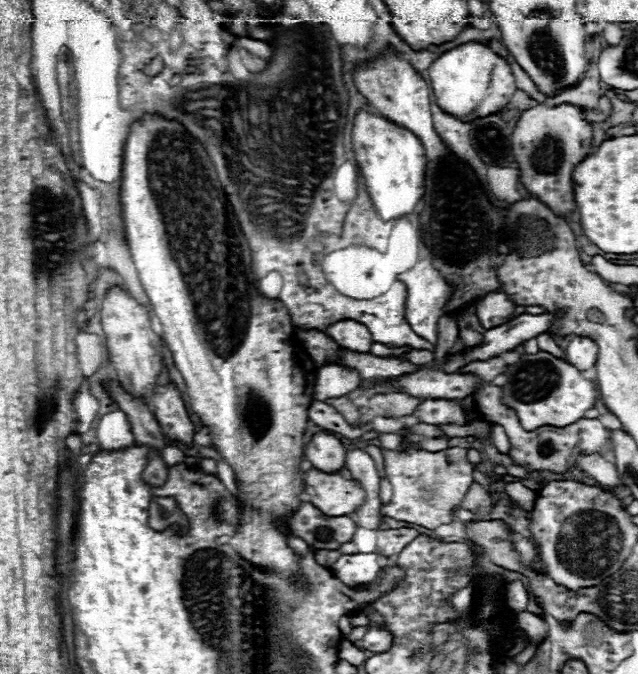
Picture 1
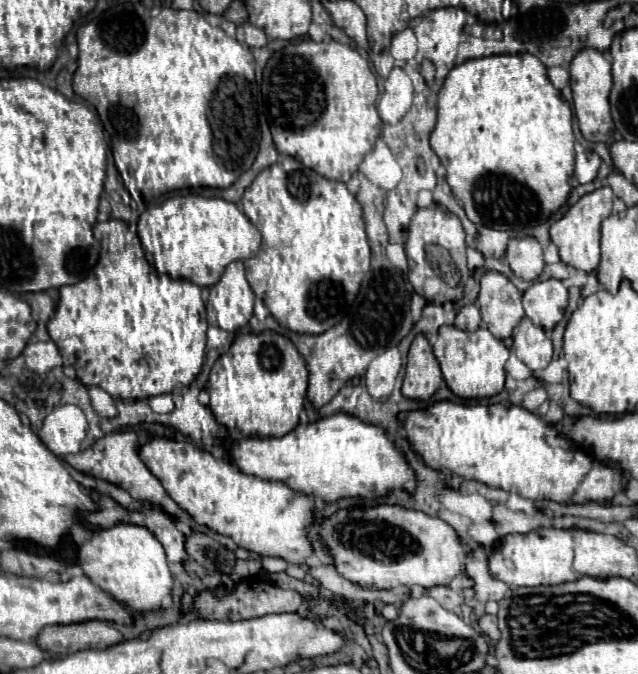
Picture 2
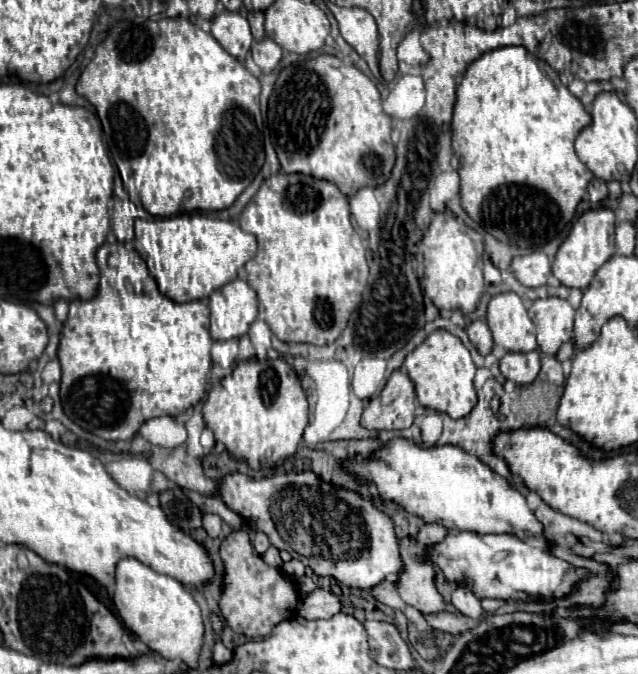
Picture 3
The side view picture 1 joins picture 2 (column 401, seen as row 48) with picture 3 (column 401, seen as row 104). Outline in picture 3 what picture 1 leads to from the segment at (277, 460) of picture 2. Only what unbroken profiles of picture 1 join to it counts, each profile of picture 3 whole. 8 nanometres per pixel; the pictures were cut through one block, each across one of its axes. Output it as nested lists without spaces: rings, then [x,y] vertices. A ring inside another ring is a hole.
[[[394,438],[388,444],[384,444],[370,460],[346,462],[348,472],[360,476],[366,482],[374,482],[378,486],[380,498],[384,502],[396,502],[406,512],[420,516],[424,522],[438,522],[448,530],[468,530],[468,532],[480,532],[480,534],[516,534],[518,538],[526,536],[542,536],[544,526],[534,516],[534,512],[526,504],[526,496],[520,494],[506,478],[496,474],[492,468],[482,464],[480,458],[464,452],[458,446],[434,446],[434,448],[422,448],[410,440]]]

